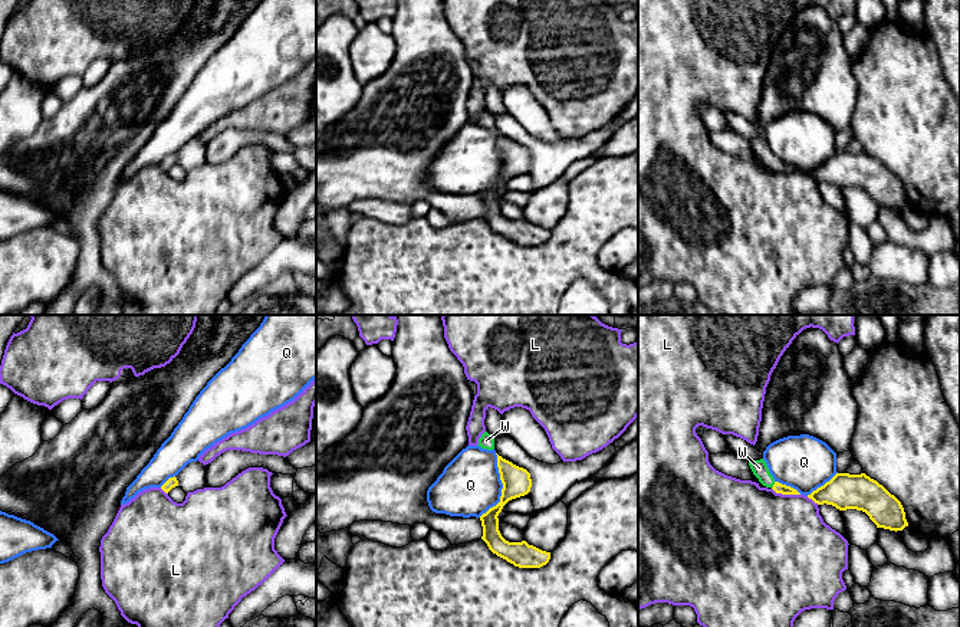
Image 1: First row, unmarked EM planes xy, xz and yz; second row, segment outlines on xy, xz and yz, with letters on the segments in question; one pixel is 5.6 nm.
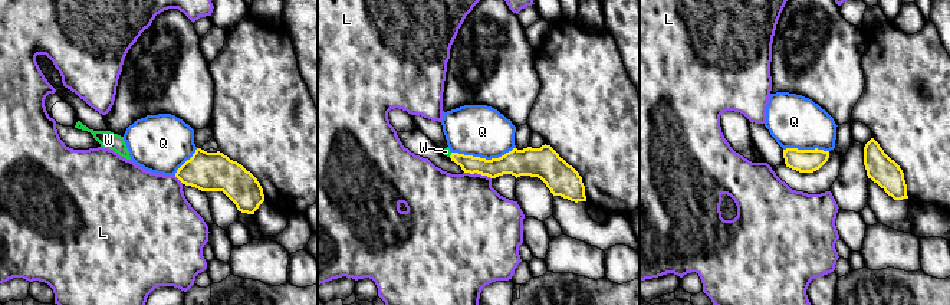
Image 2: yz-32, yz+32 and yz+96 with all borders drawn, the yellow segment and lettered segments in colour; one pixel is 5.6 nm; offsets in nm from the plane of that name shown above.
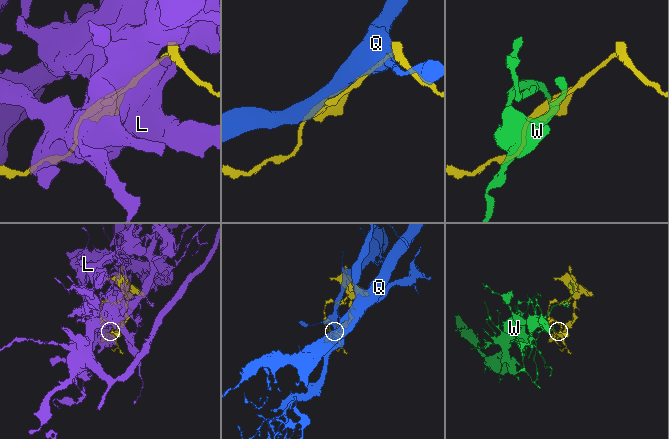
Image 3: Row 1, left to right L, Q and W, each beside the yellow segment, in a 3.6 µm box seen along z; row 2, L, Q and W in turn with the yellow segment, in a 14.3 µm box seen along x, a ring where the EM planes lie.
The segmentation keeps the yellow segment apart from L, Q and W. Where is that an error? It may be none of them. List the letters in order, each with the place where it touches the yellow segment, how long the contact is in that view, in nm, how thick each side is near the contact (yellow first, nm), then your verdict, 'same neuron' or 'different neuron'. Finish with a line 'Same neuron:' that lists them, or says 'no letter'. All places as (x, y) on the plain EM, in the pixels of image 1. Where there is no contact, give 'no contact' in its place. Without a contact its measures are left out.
L: yz (786, 171) | 170 nm | 60/500 nm | different neuron
Q: xz (503, 166) | 380 nm | 160/340 nm | different neuron
W: yz (773, 163) | 40 nm | 60/90 nm | same neuron
Same neuron: W

